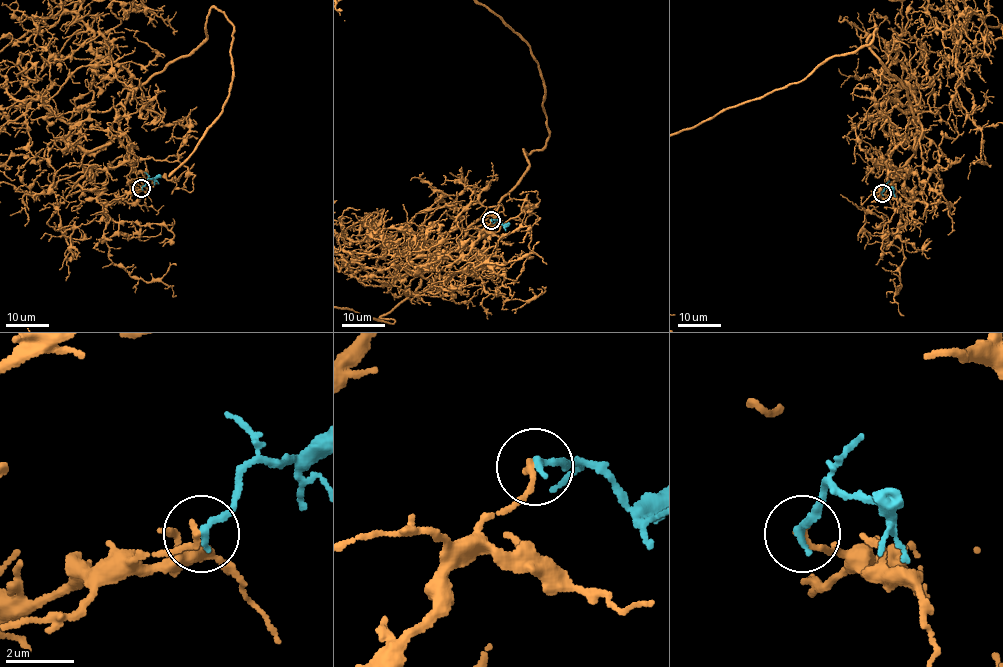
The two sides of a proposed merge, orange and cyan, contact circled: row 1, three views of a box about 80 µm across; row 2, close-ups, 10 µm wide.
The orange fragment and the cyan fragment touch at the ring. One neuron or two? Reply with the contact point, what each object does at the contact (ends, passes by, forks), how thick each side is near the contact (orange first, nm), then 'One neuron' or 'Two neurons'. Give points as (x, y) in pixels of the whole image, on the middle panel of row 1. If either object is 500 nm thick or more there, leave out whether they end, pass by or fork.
Place: (491, 220). At the ring orange ends. At the ring cyan ends. Thickness 200 nm (orange) against 240 nm. Two neurons

